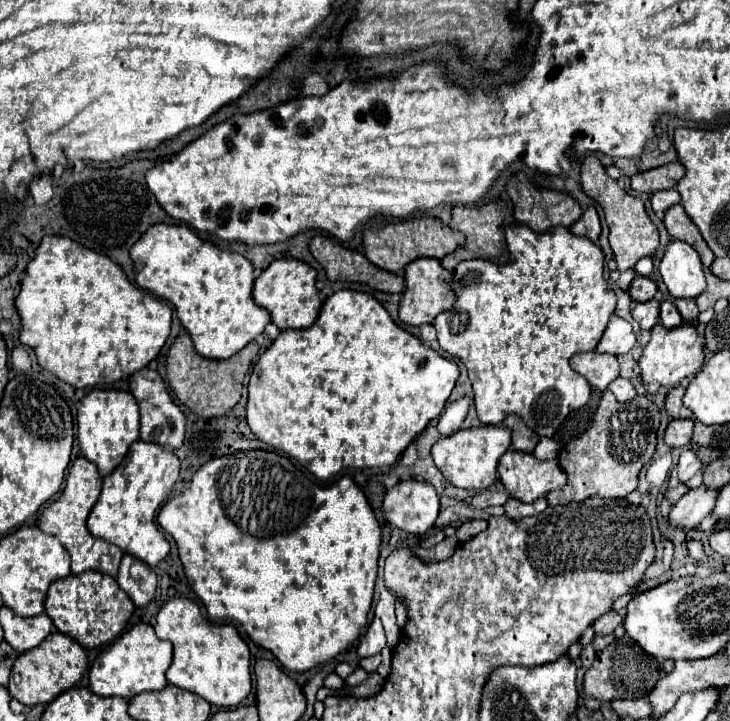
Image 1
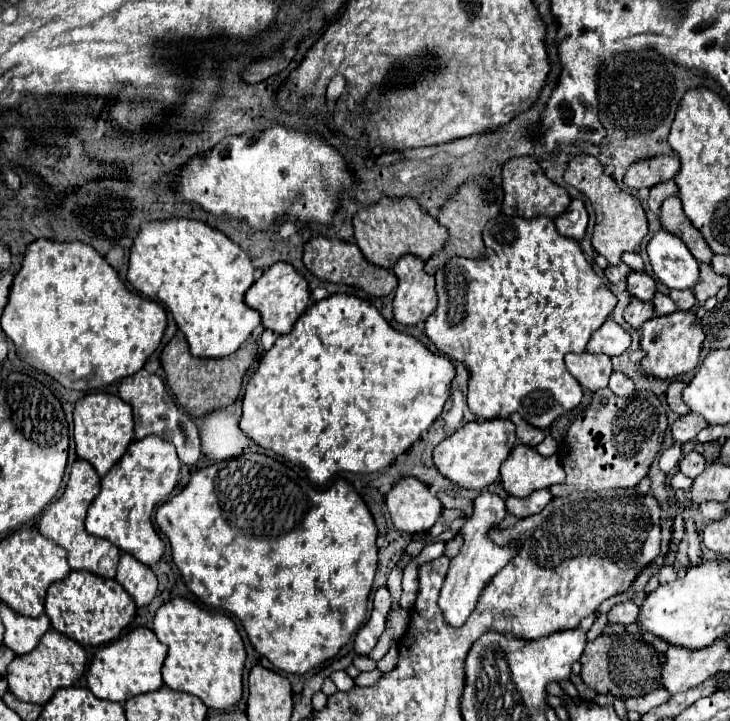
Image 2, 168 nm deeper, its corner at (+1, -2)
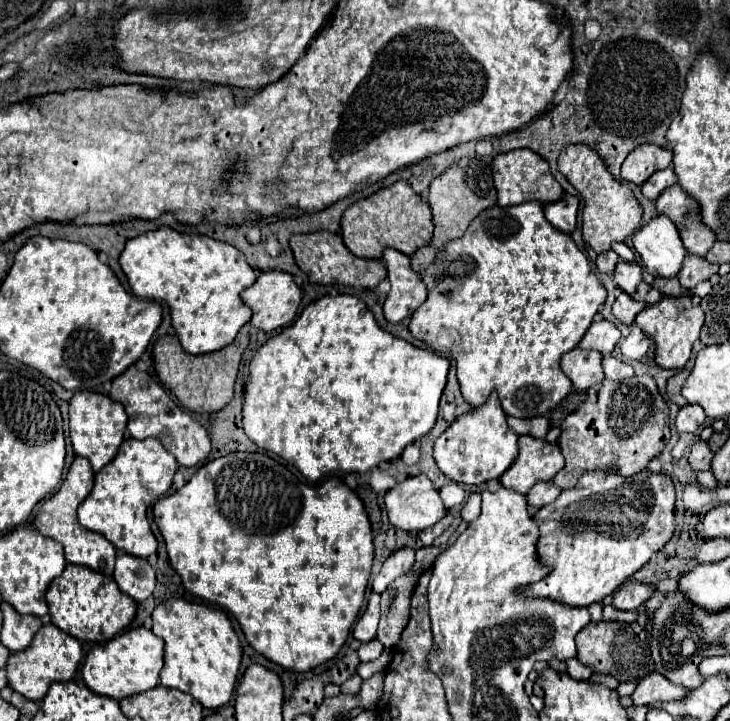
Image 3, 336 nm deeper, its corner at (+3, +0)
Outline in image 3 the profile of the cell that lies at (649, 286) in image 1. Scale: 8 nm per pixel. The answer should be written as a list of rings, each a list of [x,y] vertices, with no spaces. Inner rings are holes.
[[[618,262],[614,270],[614,280],[618,288],[622,288],[626,294],[634,294],[638,290],[638,284],[642,282],[642,268],[636,262]]]

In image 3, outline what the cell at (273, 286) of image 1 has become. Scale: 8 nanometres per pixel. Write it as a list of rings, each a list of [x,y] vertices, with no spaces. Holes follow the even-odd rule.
[[[268,270],[268,272],[262,272],[252,286],[248,286],[246,290],[242,290],[240,298],[242,298],[244,304],[246,304],[248,308],[252,308],[252,312],[254,312],[250,324],[270,334],[270,332],[274,332],[274,330],[280,330],[280,328],[292,324],[292,320],[296,318],[298,306],[300,306],[300,302],[302,302],[302,292],[300,292],[300,288],[296,286],[294,278],[292,278],[288,272]]]

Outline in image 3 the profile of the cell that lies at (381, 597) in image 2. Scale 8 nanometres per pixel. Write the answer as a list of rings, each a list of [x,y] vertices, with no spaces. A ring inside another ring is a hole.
[[[402,548],[398,552],[394,552],[382,566],[380,574],[372,580],[372,590],[376,594],[382,594],[398,576],[404,576],[406,572],[410,572],[410,568],[414,566],[414,550],[412,548]]]

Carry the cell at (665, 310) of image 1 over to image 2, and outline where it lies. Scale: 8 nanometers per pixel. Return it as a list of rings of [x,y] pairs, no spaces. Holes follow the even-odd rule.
[[[656,292],[654,298],[652,298],[652,304],[654,304],[654,312],[656,312],[656,316],[666,316],[666,314],[676,312],[676,304],[674,304],[666,294]]]

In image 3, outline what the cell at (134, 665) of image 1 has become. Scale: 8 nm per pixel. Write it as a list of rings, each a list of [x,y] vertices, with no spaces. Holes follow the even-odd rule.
[[[140,626],[114,636],[114,640],[108,640],[102,646],[92,648],[84,660],[82,676],[92,692],[100,696],[110,696],[114,700],[122,700],[130,694],[140,694],[144,690],[158,686],[162,658],[164,658],[164,640],[158,638],[152,630]]]

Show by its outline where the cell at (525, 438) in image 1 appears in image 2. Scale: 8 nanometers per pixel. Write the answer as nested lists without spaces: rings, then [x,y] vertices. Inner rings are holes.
[[[512,414],[510,420],[516,424],[516,436],[518,436],[518,442],[528,444],[528,446],[538,446],[538,444],[544,440],[546,430],[538,430],[538,428],[530,426],[530,424],[524,422],[518,414]]]

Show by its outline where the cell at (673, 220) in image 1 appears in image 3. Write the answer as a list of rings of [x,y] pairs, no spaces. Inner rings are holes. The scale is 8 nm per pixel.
[[[674,184],[660,194],[660,198],[656,200],[656,210],[676,224],[688,254],[706,256],[708,250],[714,246],[714,232],[710,232],[710,228],[702,224],[698,204],[690,196],[686,196],[680,184]]]

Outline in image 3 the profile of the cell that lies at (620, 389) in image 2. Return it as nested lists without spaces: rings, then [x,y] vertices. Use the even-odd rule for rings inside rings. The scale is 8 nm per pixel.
[[[604,356],[602,366],[604,366],[606,378],[610,378],[610,380],[628,380],[634,376],[634,370],[630,364],[626,364],[618,358],[612,358],[612,356]]]

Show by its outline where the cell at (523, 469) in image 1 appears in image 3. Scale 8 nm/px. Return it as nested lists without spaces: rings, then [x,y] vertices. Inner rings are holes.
[[[520,436],[518,448],[518,458],[500,478],[502,486],[508,490],[528,494],[536,482],[552,480],[564,468],[564,458],[556,444],[532,436]]]

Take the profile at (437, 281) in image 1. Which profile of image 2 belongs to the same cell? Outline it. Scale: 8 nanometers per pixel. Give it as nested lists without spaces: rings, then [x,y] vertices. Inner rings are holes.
[[[402,256],[392,268],[398,278],[394,294],[394,318],[400,324],[414,326],[424,322],[436,310],[434,276],[424,272],[424,262],[416,256]]]

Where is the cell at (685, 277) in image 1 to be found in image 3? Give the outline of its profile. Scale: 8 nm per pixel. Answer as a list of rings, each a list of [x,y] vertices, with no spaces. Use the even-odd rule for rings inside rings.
[[[666,216],[652,218],[634,234],[634,248],[640,254],[646,270],[658,278],[676,278],[686,258],[682,238]]]

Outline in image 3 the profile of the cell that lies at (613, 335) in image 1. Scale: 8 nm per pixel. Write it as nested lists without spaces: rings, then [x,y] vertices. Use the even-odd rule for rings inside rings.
[[[596,318],[590,324],[588,332],[584,334],[584,338],[580,340],[578,346],[582,350],[598,350],[602,354],[610,354],[614,350],[614,346],[618,344],[620,336],[622,336],[620,330],[612,322],[604,320],[604,318]]]

